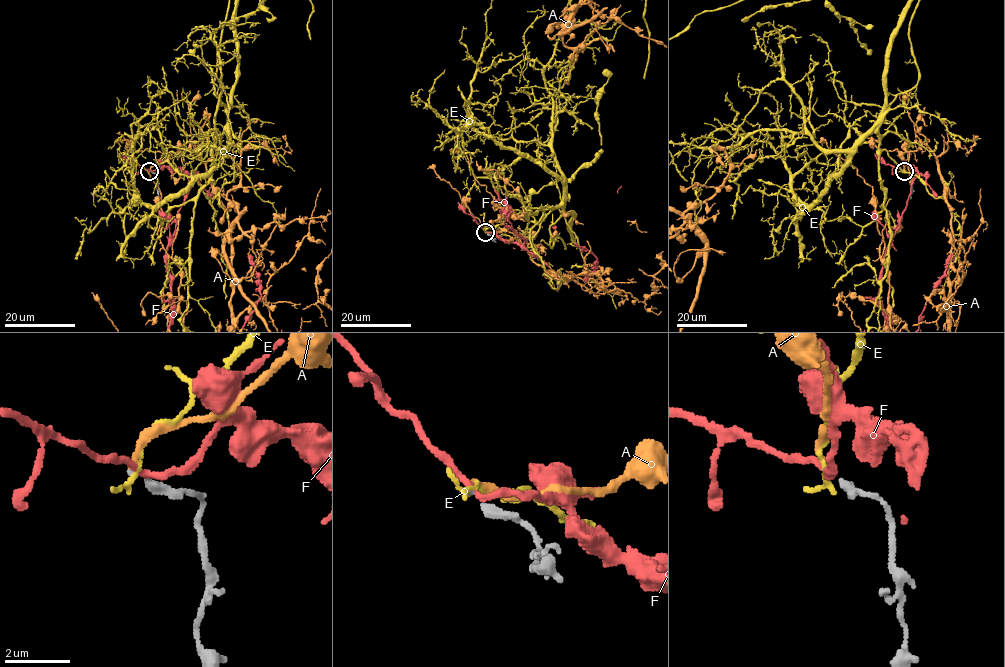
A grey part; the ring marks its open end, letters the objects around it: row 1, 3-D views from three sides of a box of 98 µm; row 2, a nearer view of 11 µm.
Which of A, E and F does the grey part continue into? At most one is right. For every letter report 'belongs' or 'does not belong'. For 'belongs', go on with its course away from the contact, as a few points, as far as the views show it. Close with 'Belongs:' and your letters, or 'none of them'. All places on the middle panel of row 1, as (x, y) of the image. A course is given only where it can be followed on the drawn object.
A: does not belong
E: does not belong
F: does not belong
Belongs: none of them

